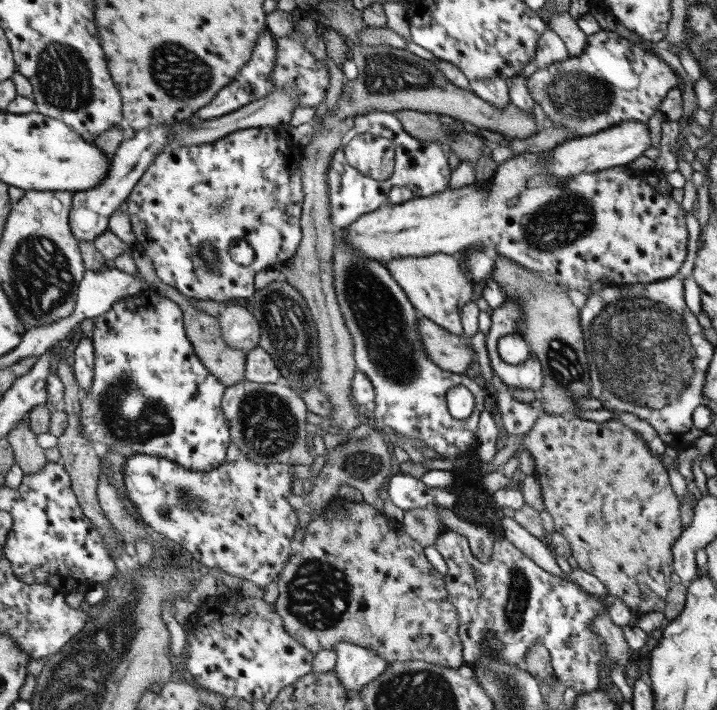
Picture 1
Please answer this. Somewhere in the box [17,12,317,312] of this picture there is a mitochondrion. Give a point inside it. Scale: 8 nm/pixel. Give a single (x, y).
(65, 78)

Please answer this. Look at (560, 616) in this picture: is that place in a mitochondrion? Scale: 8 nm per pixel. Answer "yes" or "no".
no

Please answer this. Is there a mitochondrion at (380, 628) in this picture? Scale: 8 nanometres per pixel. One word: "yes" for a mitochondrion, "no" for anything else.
no

